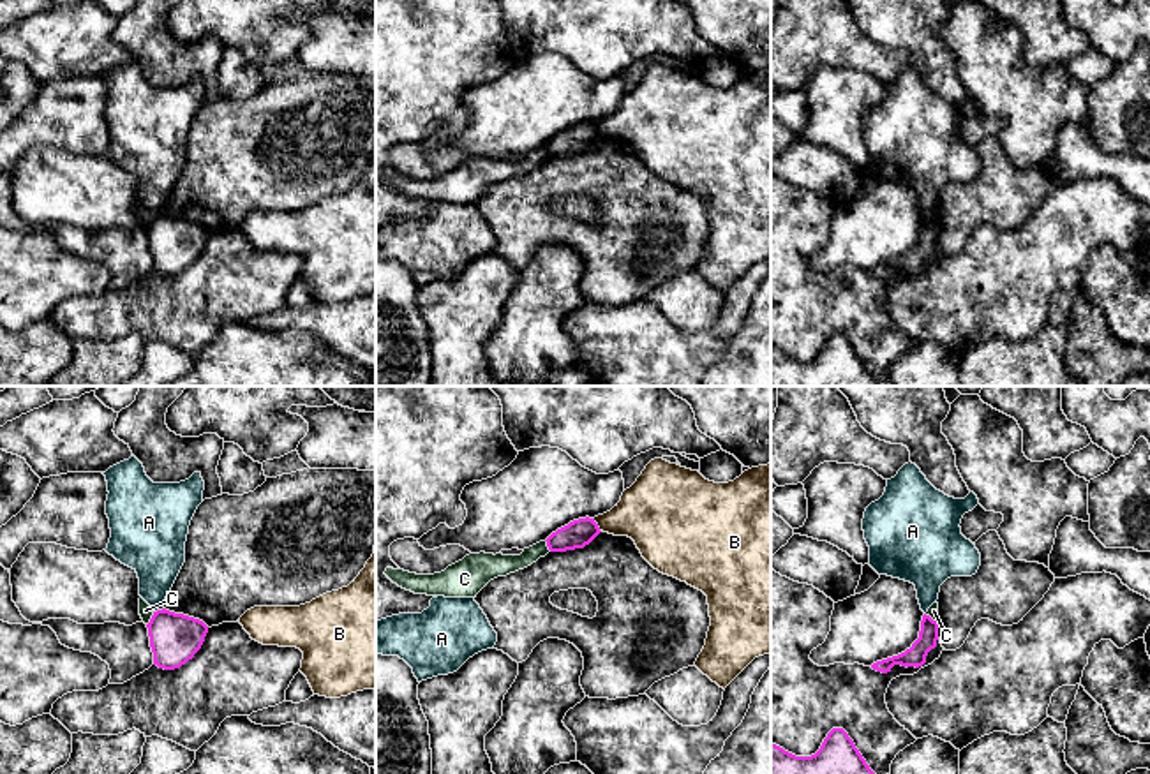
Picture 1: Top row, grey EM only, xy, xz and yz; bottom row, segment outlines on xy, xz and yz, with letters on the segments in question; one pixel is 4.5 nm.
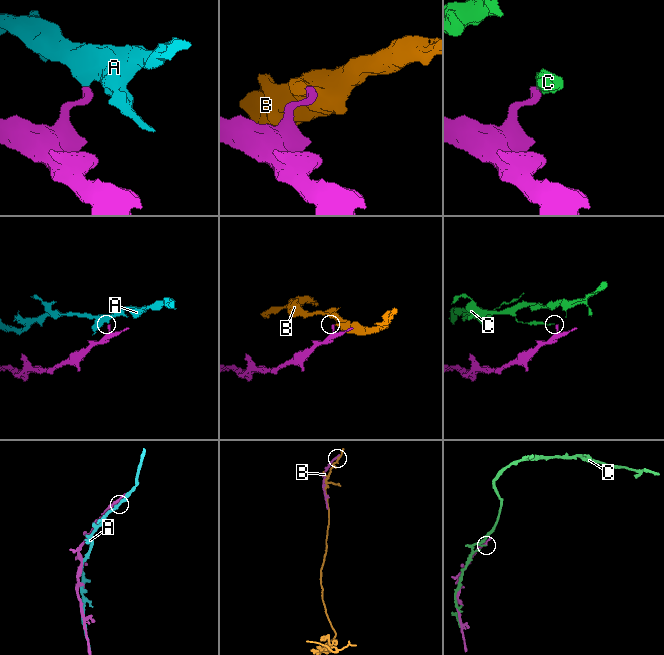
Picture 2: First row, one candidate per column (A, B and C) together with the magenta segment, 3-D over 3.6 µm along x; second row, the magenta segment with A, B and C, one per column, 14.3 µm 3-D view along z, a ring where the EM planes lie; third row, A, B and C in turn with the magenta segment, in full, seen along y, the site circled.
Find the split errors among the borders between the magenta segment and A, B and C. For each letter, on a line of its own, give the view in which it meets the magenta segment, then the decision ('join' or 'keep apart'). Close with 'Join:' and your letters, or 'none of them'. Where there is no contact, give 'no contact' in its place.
A: contact in xy; keep apart
B: contact in xz; keep apart
C: contact in xy; keep apart
Join: none of them

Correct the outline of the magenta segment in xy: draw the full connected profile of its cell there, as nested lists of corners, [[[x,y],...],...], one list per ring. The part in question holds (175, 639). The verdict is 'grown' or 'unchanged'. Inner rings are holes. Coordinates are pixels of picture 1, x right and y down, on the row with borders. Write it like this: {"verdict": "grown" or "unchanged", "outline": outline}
{"verdict": "unchanged", "outline": [[[166,608],[153,612],[146,628],[153,665],[164,670],[180,668],[192,659],[208,633],[203,621]]]}

